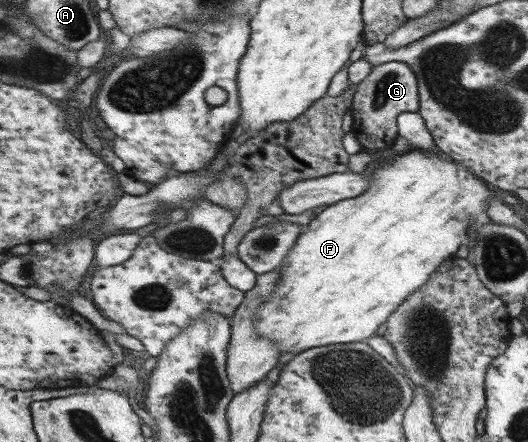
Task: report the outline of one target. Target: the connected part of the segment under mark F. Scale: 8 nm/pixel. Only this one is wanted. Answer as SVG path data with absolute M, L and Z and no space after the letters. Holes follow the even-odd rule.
M413 149L413 151L410 151L403 155L399 155L396 152L393 152L392 150L386 151L385 154L387 156L392 155L394 159L389 160L388 163L386 163L381 168L375 169L375 172L374 172L375 176L373 176L373 184L371 184L369 188L367 188L364 194L361 194L359 197L356 197L356 198L345 199L339 202L335 202L334 205L326 207L325 210L323 210L320 214L317 214L315 216L315 219L313 219L307 225L307 227L305 227L304 233L299 235L298 241L295 242L293 247L291 247L291 252L287 253L286 260L283 261L283 264L279 268L281 270L281 276L279 276L279 282L277 282L277 286L275 286L275 290L271 292L271 298L263 302L263 305L259 305L259 309L255 311L254 330L258 332L261 338L269 338L269 340L273 340L273 342L275 342L275 344L279 346L279 352L283 352L283 354L285 354L285 352L294 352L295 354L299 354L303 352L304 350L315 348L317 346L334 345L334 344L339 344L339 342L341 342L341 344L347 344L349 342L361 342L361 340L365 340L365 338L369 338L369 336L373 336L373 334L375 334L375 328L377 328L377 326L381 326L381 324L383 324L383 322L385 322L385 320L389 318L389 315L391 315L391 312L393 312L393 310L395 310L397 306L403 304L403 301L407 300L407 298L409 298L411 294L415 293L415 289L421 287L423 283L429 281L429 277L433 275L433 272L439 269L439 265L443 264L443 261L449 260L449 256L453 256L453 254L457 252L457 248L459 248L459 246L463 244L463 242L459 240L459 236L461 236L461 234L463 234L463 232L467 230L467 226L469 226L469 224L477 224L479 220L483 220L483 223L492 222L491 218L489 218L489 216L485 214L485 212L487 212L485 208L487 208L487 203L489 203L491 199L496 199L496 197L493 197L494 196L493 192L491 192L491 190L486 186L486 184L483 184L483 182L475 182L475 180L481 180L481 178L475 178L475 176L473 176L473 174L471 174L469 170L463 170L463 166L459 166L459 164L455 164L455 162L453 162L451 158L447 158L447 154L444 154L440 150L436 152L427 152L427 151L421 151L421 150L416 150L416 149ZM451 166L453 166L453 168L455 168L455 166L459 166L459 172L461 172L461 174L459 174L459 176L457 176L457 174L455 174L455 176L451 176L451 174L447 174L447 168L451 168Z

